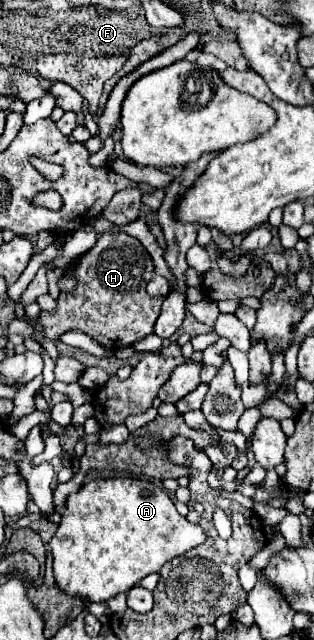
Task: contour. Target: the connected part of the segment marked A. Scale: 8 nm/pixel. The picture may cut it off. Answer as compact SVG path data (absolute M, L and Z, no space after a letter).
M98 478L84 484L78 492L68 496L62 522L50 540L54 556L54 578L60 590L70 596L88 598L92 602L106 602L108 598L128 592L144 576L158 572L164 562L206 542L202 526L188 522L174 508L174 502L164 488L154 480L144 478Z

